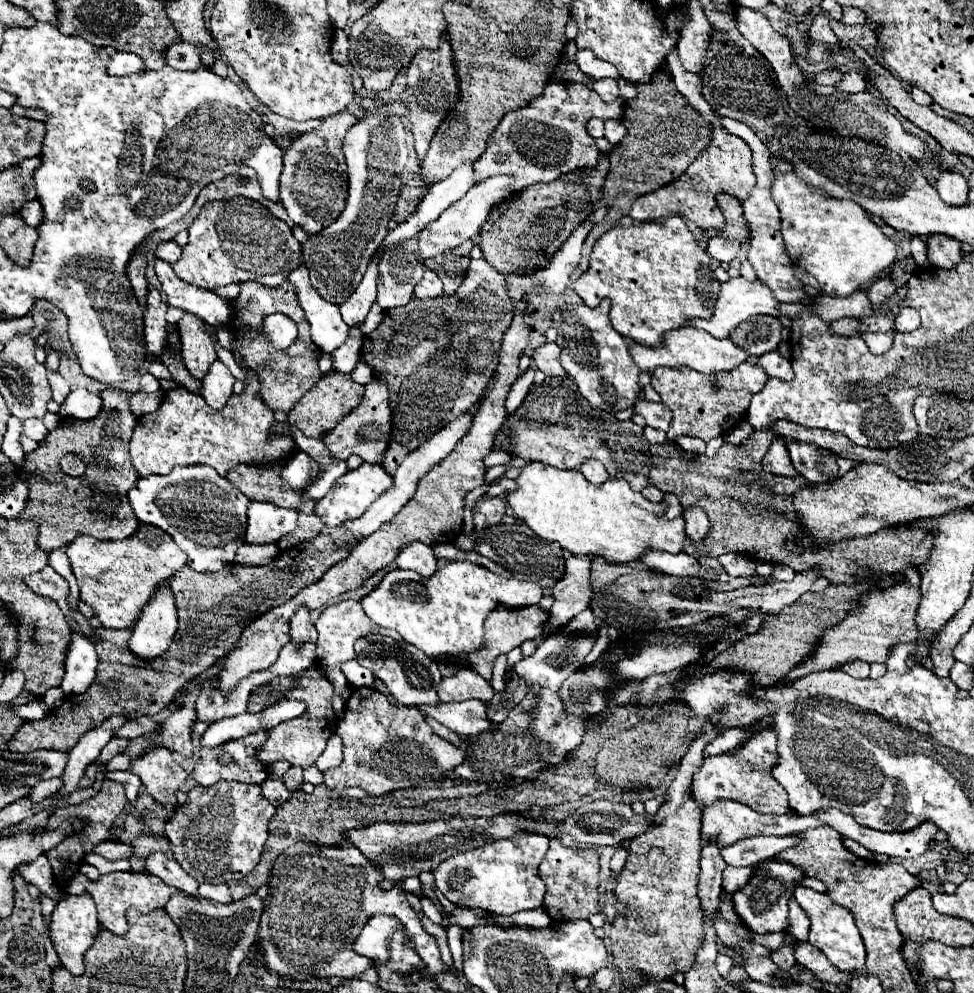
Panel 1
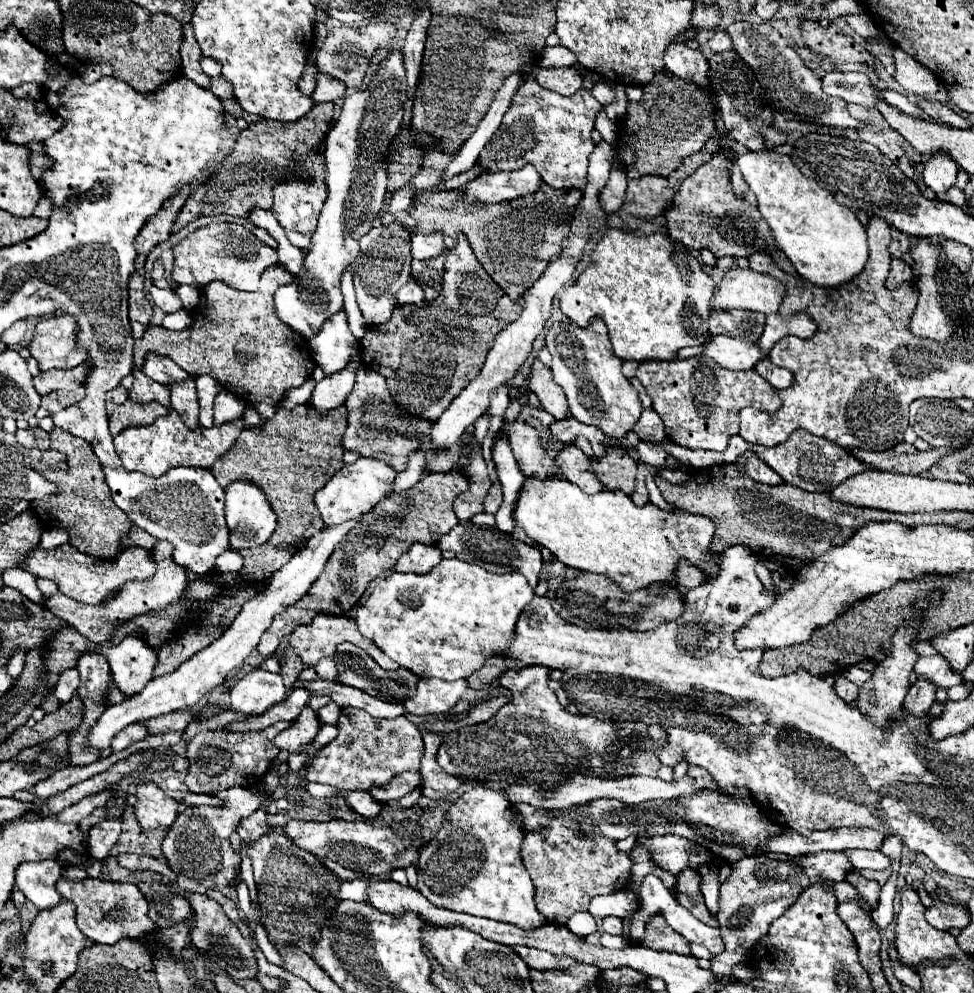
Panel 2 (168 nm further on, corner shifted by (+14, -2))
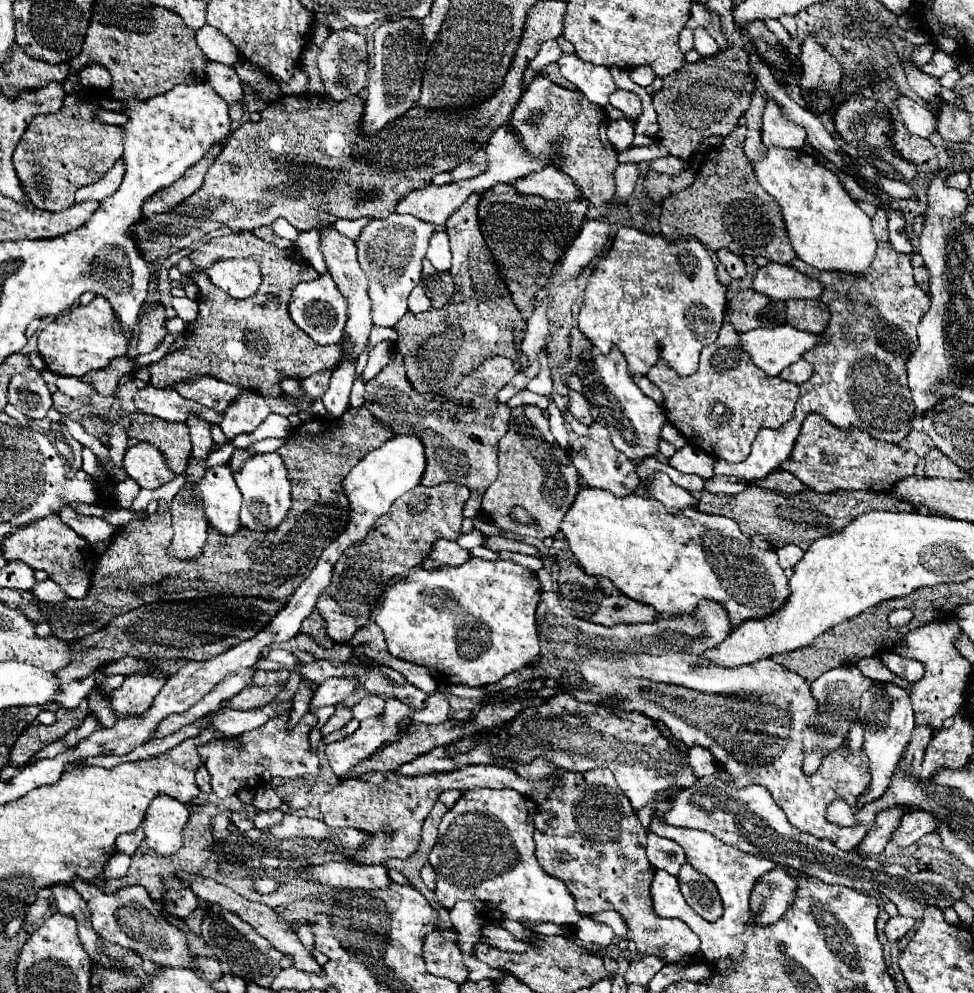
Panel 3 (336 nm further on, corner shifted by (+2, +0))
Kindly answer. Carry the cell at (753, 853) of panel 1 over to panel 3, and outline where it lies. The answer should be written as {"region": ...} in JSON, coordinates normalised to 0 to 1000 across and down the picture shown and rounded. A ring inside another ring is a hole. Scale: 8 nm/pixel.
{"region":[[[938,816],[938,818],[932,818],[924,824],[922,834],[916,838],[914,846],[916,846],[916,850],[930,854],[930,852],[938,850],[940,846],[945,846],[949,840],[957,838],[959,832],[961,832],[961,826],[953,818]]]}

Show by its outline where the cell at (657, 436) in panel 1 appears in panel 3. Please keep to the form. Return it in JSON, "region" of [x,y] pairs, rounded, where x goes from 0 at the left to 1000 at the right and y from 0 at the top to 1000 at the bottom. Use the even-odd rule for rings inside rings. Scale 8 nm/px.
{"region":[[[704,447],[700,453],[696,453],[688,463],[686,463],[688,469],[692,469],[694,473],[702,475],[702,477],[719,477],[721,481],[731,481],[733,475],[731,475],[731,467],[733,467],[733,461],[729,457],[725,457],[723,453],[717,453],[708,447]]]}

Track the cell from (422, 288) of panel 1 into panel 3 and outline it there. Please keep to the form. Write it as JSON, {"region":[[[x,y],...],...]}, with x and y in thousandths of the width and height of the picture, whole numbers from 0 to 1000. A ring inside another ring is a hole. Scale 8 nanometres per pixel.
{"region":[[[429,286],[429,288],[421,294],[421,298],[419,298],[419,312],[425,314],[425,316],[429,316],[429,314],[441,312],[441,308],[444,308],[444,306],[441,306],[441,300],[437,298],[435,288]]]}

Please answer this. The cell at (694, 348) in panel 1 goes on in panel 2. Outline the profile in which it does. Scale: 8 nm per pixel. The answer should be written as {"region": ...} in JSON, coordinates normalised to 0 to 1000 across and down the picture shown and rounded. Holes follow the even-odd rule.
{"region":[[[735,338],[729,344],[723,346],[723,354],[731,363],[735,363],[741,371],[747,373],[770,373],[780,363],[786,361],[786,356],[780,352],[774,344],[756,342],[749,338]]]}

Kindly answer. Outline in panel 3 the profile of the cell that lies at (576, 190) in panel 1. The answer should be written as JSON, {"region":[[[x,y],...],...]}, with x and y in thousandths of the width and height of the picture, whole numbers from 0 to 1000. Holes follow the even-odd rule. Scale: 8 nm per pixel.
{"region":[[[511,185],[493,197],[491,222],[497,242],[513,270],[513,276],[526,294],[526,302],[532,312],[540,310],[550,294],[561,288],[569,266],[579,258],[589,244],[600,220],[604,203],[602,199],[581,203],[581,201],[561,201],[554,197],[532,195],[526,185]]]}

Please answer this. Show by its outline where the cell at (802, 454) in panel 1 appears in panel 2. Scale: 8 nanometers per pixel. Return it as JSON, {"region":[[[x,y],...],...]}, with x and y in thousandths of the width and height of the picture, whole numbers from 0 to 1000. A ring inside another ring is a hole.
{"region":[[[825,431],[815,433],[809,439],[809,443],[799,449],[793,449],[793,451],[772,449],[772,453],[776,455],[776,459],[782,465],[786,465],[795,475],[799,475],[807,487],[819,489],[828,495],[852,495],[854,491],[858,491],[873,479],[891,473],[891,469],[885,463],[877,461],[869,451],[864,451],[848,441],[840,441],[832,435],[828,435]]]}

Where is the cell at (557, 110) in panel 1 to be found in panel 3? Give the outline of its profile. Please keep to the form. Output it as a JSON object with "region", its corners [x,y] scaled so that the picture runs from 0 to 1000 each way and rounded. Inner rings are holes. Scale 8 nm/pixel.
{"region":[[[556,77],[542,87],[524,119],[524,129],[540,153],[581,173],[595,187],[598,197],[614,209],[630,199],[628,175],[634,167],[634,153],[622,139],[622,127],[624,119],[614,105],[608,105],[595,91],[575,89]]]}

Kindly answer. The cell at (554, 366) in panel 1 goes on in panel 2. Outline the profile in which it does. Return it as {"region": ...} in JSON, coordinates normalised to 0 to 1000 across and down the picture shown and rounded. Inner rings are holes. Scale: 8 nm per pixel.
{"region":[[[550,363],[546,367],[546,377],[542,381],[542,387],[563,417],[567,417],[571,423],[583,421],[581,399],[579,399],[577,391],[573,391],[573,387],[569,387],[567,375],[554,363]]]}

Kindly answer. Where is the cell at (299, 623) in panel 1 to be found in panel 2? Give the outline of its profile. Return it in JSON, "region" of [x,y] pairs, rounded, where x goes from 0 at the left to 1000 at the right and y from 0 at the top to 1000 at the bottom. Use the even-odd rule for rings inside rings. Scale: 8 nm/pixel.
{"region":[[[296,653],[296,655],[292,657],[290,675],[287,675],[287,679],[290,679],[290,683],[292,683],[292,691],[296,693],[296,697],[294,697],[294,703],[300,699],[300,695],[302,695],[302,689],[304,689],[304,685],[306,685],[306,679],[310,677],[310,673],[312,673],[310,665],[306,665],[304,657],[300,657],[300,653]]]}

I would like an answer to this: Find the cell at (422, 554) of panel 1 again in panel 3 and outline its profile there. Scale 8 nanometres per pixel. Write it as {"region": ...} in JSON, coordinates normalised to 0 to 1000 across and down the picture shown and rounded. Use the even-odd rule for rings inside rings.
{"region":[[[450,544],[446,550],[444,550],[444,556],[441,560],[431,568],[433,572],[441,574],[441,572],[450,572],[450,570],[470,570],[470,568],[476,568],[478,564],[483,562],[483,556],[472,552],[468,546],[462,546],[462,544]]]}

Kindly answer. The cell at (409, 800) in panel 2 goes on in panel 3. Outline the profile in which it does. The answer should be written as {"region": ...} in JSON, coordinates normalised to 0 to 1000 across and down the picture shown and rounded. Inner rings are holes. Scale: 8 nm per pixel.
{"region":[[[480,771],[458,779],[441,779],[441,781],[425,781],[425,783],[417,783],[407,777],[396,777],[396,779],[384,777],[384,779],[372,779],[366,785],[353,785],[347,792],[343,792],[329,806],[329,818],[333,820],[333,828],[337,832],[361,832],[382,840],[380,850],[372,858],[366,858],[363,864],[370,870],[392,870],[396,864],[419,864],[423,858],[427,858],[431,848],[433,828],[444,816],[446,808],[450,806],[450,800],[456,796],[526,794],[536,802],[544,804],[546,808],[550,808],[552,812],[556,812],[565,802],[565,794],[573,794],[573,792],[575,792],[575,779],[569,779],[569,783],[556,783],[552,788],[544,788],[534,779],[528,779],[528,775],[513,771]],[[394,832],[402,832],[405,836],[402,844],[392,838]]]}

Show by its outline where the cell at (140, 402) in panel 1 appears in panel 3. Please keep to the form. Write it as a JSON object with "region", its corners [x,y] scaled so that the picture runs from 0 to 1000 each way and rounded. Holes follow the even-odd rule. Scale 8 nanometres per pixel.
{"region":[[[140,413],[136,417],[136,425],[131,429],[133,445],[156,445],[170,457],[172,469],[187,477],[193,469],[193,457],[197,453],[195,437],[191,425],[166,425],[166,421],[158,421],[156,417],[146,417]]]}

